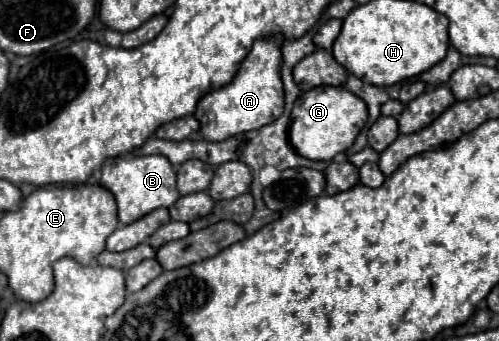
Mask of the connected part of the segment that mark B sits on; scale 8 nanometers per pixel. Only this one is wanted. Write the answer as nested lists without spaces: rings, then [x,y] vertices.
[[[161,154],[107,158],[101,166],[101,184],[115,196],[121,224],[131,224],[155,208],[169,208],[179,198],[175,186],[175,170],[171,162],[167,162],[167,158]]]

